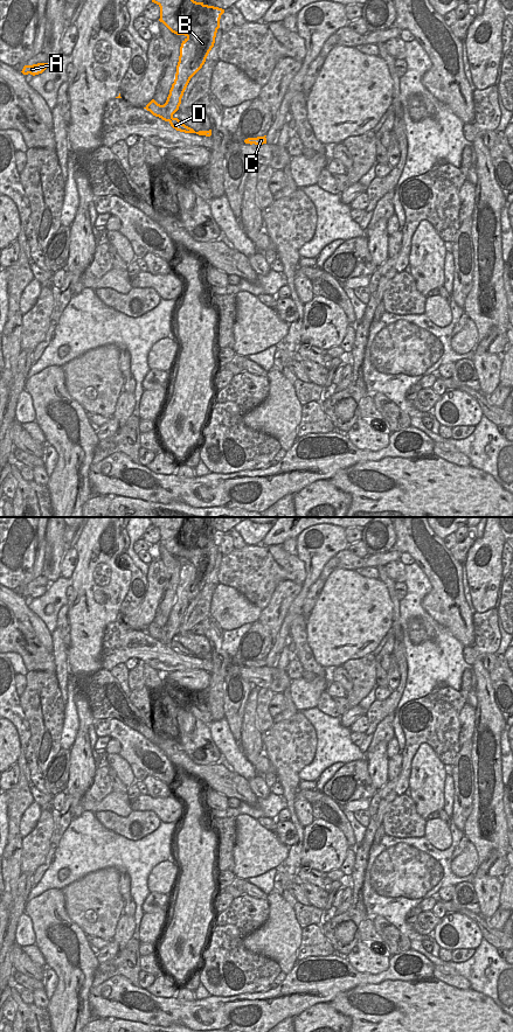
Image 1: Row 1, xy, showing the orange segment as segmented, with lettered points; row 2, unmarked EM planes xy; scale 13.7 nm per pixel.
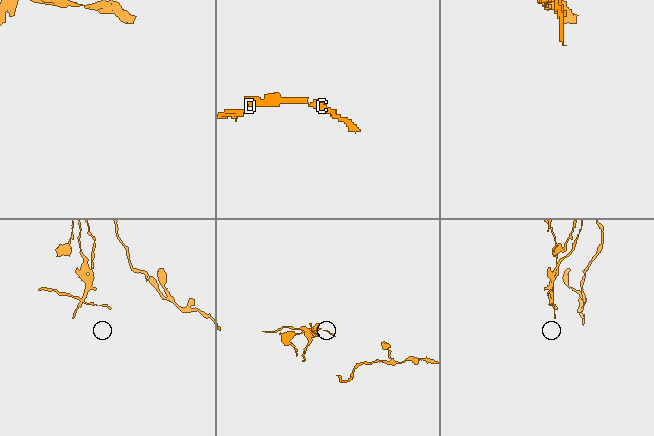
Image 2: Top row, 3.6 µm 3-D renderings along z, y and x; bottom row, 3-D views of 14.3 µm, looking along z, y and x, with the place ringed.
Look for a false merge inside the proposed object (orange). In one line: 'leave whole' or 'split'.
split

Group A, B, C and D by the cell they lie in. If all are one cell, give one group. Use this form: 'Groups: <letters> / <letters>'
Groups: A C D / B

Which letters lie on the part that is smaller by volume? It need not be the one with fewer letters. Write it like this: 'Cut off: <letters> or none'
Cut off: A, C, D

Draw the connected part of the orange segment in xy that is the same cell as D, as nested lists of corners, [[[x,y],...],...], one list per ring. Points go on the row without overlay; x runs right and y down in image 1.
[[[172,641],[169,647],[171,647],[171,649],[173,651],[175,651],[176,654],[180,654],[180,655],[196,656],[199,658],[206,658],[206,660],[210,660],[212,658],[212,653],[195,655],[193,651],[190,651],[190,650],[186,649],[185,647],[182,647],[178,641]]]

